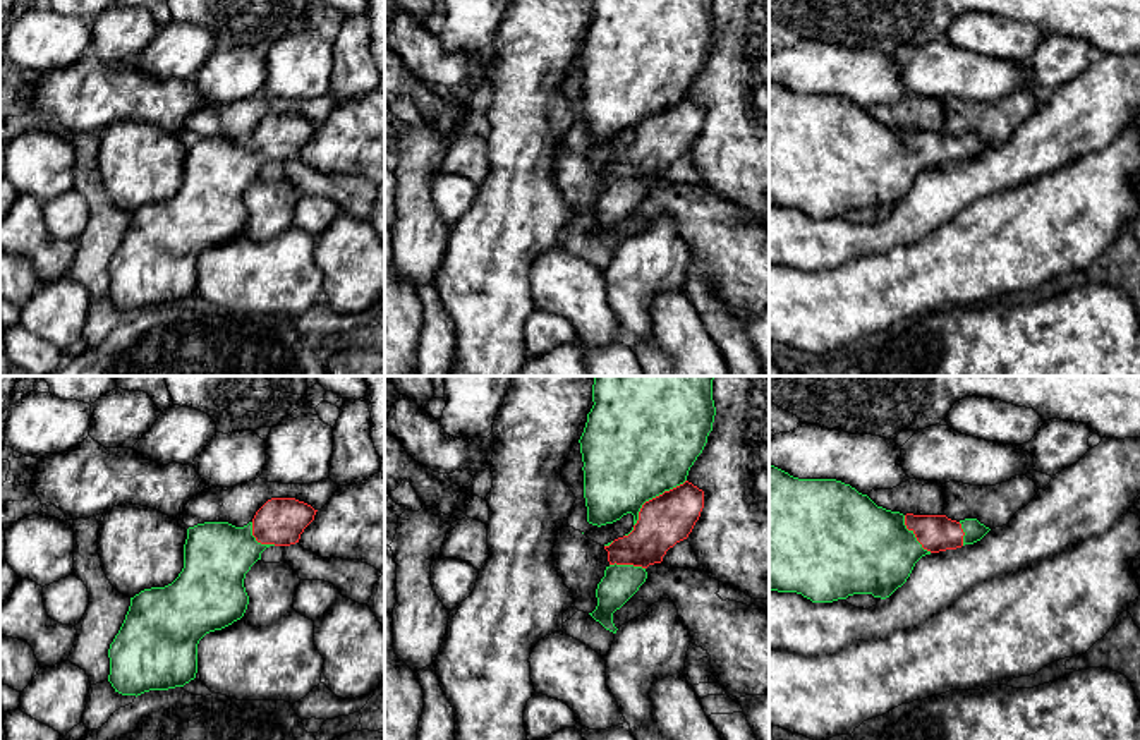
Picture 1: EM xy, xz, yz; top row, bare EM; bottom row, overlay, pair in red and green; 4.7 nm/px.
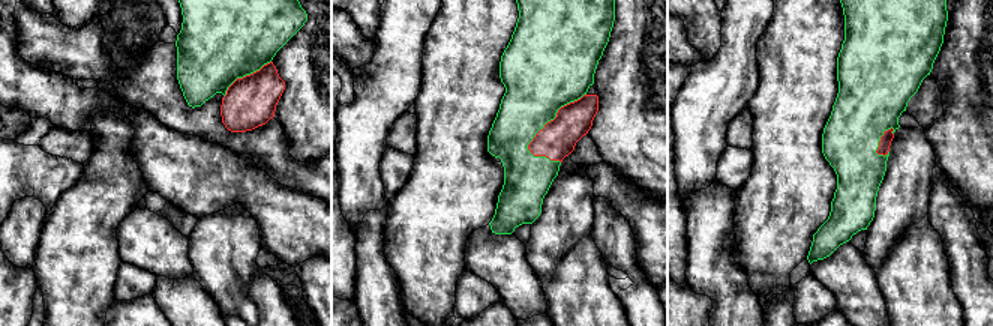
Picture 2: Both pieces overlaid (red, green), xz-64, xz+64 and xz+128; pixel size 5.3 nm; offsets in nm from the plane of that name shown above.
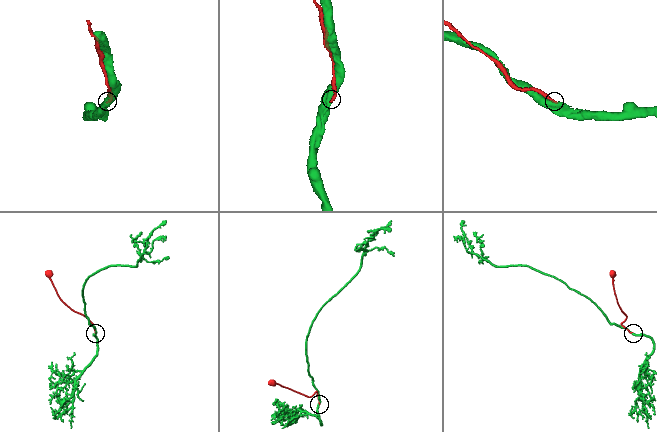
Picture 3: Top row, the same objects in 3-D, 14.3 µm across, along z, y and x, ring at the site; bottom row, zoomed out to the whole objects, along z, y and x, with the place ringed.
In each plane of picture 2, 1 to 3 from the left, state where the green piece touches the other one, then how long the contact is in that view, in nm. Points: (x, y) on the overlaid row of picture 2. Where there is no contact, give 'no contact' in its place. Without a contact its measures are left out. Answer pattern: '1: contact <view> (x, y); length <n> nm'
1: contact xz-64 (246, 75); length 320 nm
2: contact xz+64 (551, 120); length 440 nm
3: contact xz+128 (881, 140); length 180 nm

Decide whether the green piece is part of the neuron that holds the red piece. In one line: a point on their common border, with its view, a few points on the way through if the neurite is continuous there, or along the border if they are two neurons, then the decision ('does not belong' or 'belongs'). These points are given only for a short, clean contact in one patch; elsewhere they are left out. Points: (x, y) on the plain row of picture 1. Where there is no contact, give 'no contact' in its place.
contact xz (649, 115); belongs

